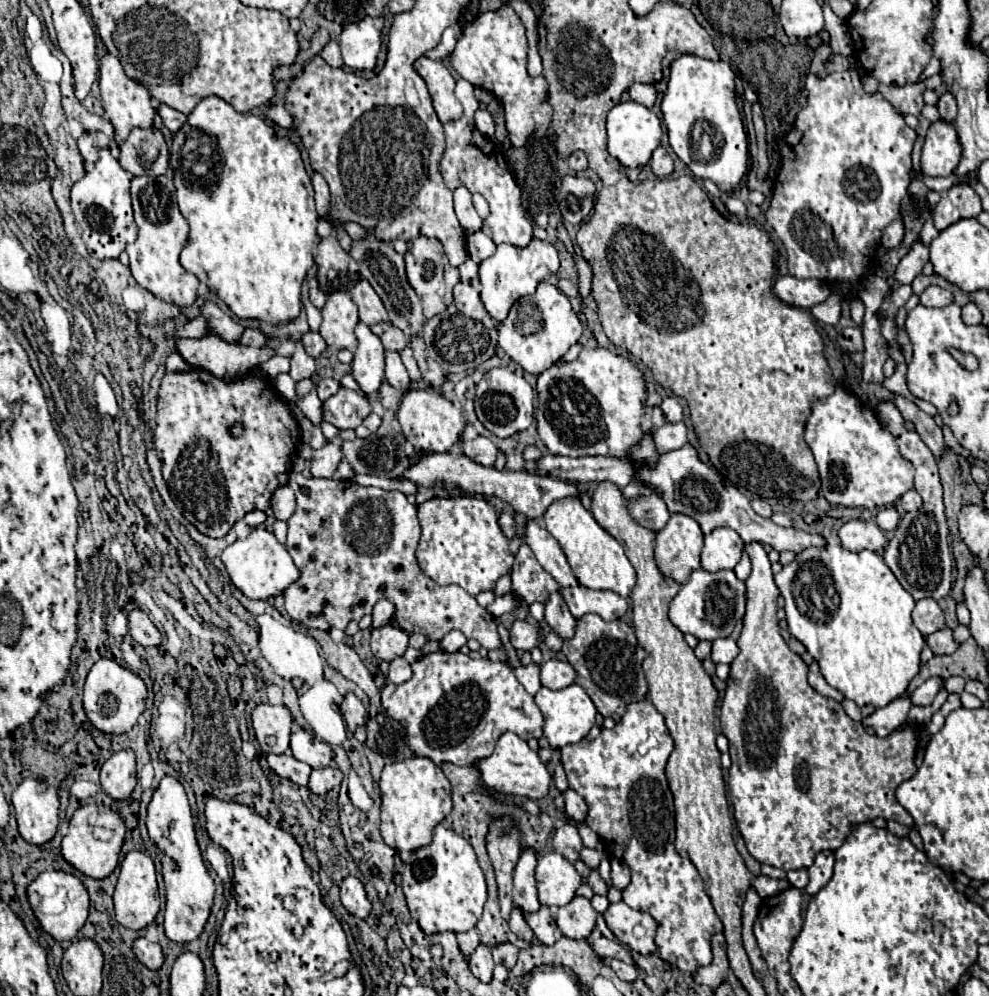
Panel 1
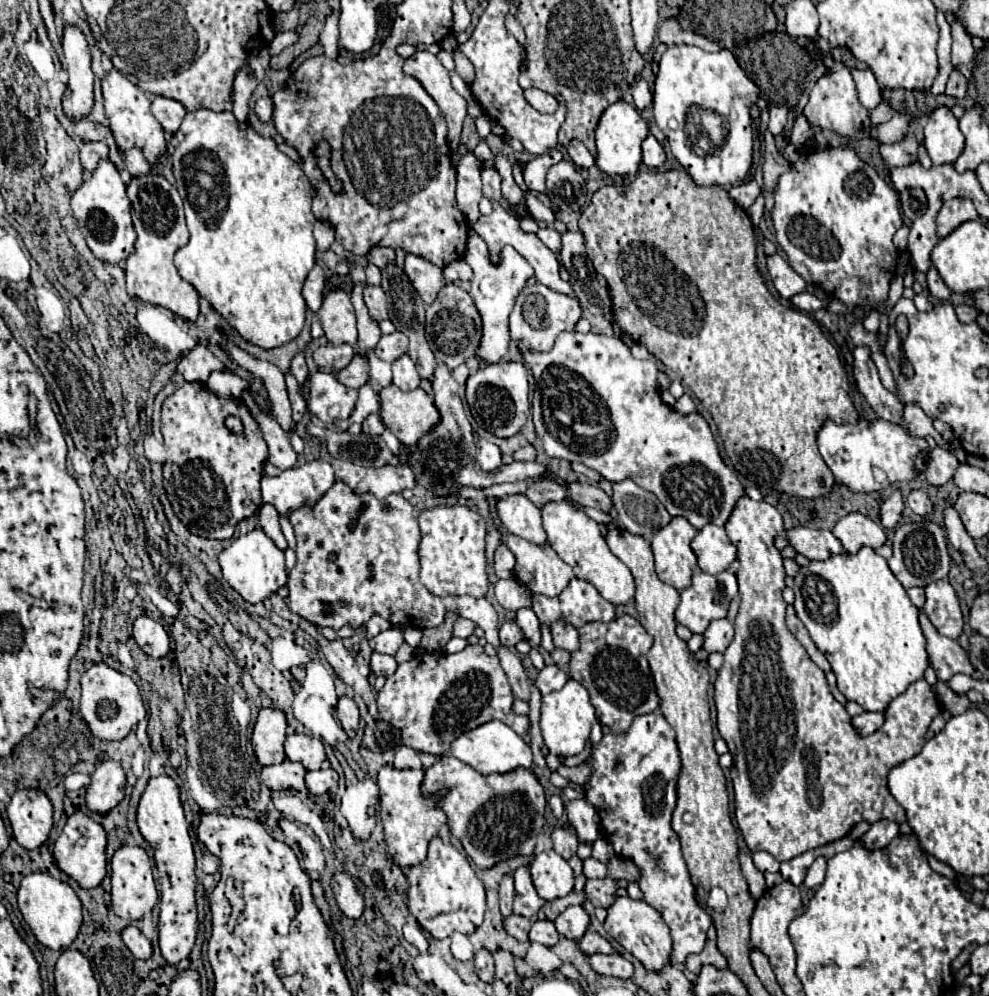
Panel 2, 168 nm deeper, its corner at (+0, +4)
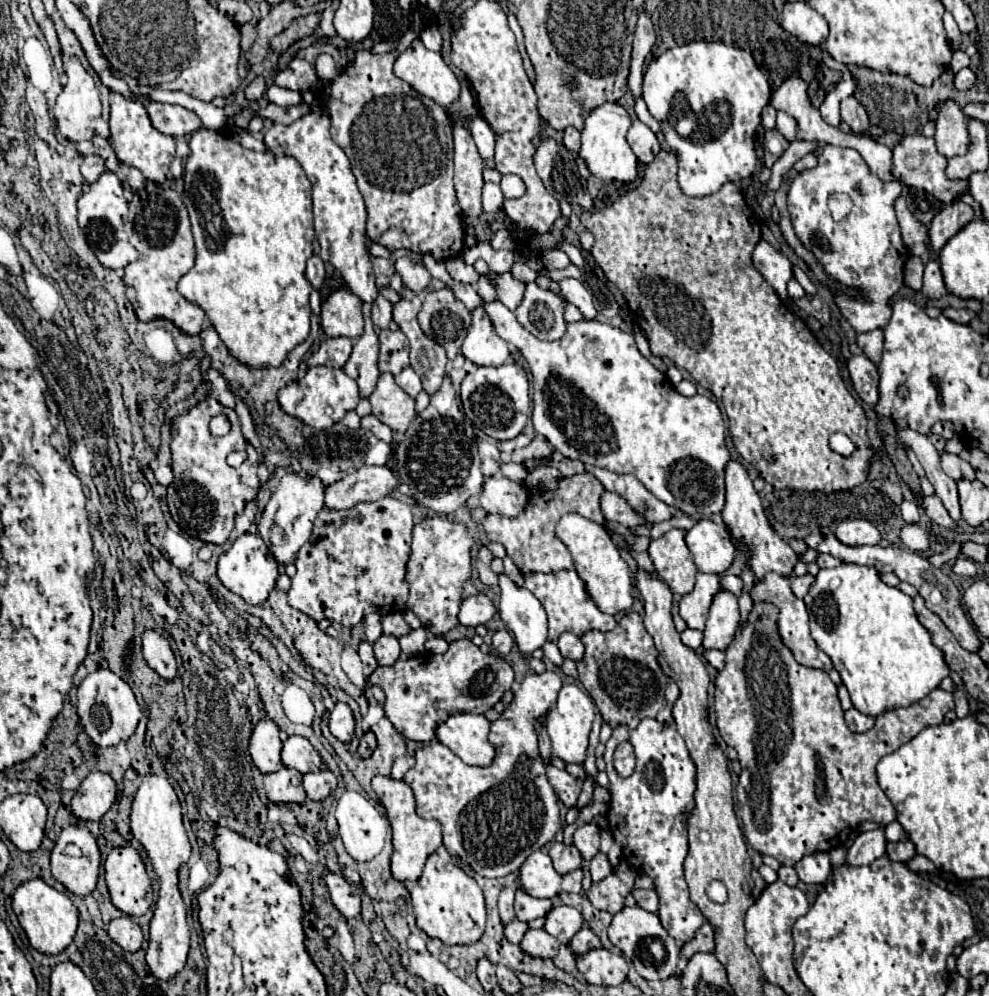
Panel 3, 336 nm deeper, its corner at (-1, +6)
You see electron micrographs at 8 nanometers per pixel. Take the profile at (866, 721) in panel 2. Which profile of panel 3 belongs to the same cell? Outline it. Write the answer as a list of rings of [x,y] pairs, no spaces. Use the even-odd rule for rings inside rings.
[[[848,709],[846,713],[844,713],[844,717],[846,717],[846,723],[848,723],[848,727],[854,731],[854,733],[864,733],[864,731],[870,731],[872,727],[874,727],[874,717],[870,717],[870,715],[864,715],[864,713],[860,713],[858,709]]]

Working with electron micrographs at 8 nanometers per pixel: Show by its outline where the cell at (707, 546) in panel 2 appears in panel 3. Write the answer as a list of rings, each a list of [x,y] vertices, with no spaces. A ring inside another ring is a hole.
[[[700,519],[686,533],[686,545],[696,567],[704,573],[724,573],[736,555],[728,529],[714,519]]]

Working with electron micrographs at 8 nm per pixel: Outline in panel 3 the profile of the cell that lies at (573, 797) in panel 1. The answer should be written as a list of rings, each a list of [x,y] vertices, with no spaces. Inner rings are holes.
[[[594,821],[576,829],[574,845],[578,847],[584,861],[590,861],[600,851],[600,831],[602,831],[600,825],[596,825]]]

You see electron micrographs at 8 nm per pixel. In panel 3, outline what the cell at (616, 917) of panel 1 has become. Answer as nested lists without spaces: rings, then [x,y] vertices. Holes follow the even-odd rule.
[[[638,905],[624,907],[612,917],[612,923],[608,927],[610,941],[622,949],[622,953],[634,963],[636,971],[644,979],[668,979],[676,973],[676,963],[680,959],[680,947],[676,941],[666,933],[656,913],[650,913]]]

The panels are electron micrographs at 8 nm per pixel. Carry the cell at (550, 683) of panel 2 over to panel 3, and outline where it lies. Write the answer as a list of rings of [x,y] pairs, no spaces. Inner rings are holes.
[[[544,671],[542,675],[534,673],[520,683],[520,689],[514,693],[514,701],[508,705],[502,717],[492,723],[490,739],[496,747],[496,759],[490,767],[466,765],[454,753],[442,753],[442,743],[432,741],[430,745],[416,751],[416,765],[404,775],[404,781],[412,787],[416,797],[416,813],[424,819],[438,819],[448,853],[458,855],[482,877],[504,877],[520,869],[530,853],[542,849],[560,829],[558,799],[546,779],[544,761],[540,757],[538,737],[534,731],[534,721],[544,717],[556,703],[560,687],[562,679],[556,671]]]

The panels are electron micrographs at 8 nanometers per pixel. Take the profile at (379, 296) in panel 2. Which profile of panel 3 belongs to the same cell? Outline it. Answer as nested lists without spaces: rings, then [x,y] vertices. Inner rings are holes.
[[[378,295],[378,299],[372,303],[372,321],[382,329],[386,329],[392,321],[392,303],[382,295]]]

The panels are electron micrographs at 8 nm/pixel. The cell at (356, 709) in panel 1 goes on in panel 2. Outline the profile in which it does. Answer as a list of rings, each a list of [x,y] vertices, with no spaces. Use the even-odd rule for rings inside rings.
[[[341,697],[337,703],[337,717],[339,717],[347,737],[353,739],[357,733],[357,725],[359,725],[359,709],[357,709],[355,701],[349,697]]]

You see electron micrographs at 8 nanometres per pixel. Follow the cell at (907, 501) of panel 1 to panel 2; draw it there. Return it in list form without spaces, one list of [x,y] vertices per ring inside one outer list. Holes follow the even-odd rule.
[[[911,491],[909,497],[907,497],[907,505],[911,507],[913,513],[925,517],[925,515],[931,515],[935,511],[929,495],[925,491]]]

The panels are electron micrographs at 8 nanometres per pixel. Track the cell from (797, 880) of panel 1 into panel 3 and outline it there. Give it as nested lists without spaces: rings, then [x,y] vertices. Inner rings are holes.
[[[780,867],[778,869],[778,877],[780,877],[780,881],[784,881],[786,885],[790,885],[790,887],[794,887],[796,883],[798,883],[798,875],[796,875],[796,871],[794,871],[794,867]]]

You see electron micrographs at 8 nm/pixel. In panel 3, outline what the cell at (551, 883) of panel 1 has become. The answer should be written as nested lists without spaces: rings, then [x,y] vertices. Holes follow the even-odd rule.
[[[546,849],[532,853],[520,867],[520,883],[532,897],[556,897],[562,893],[562,875],[554,871]]]

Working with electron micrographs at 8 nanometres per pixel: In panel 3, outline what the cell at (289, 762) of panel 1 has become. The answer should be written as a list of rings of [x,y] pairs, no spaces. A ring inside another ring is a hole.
[[[282,767],[270,775],[264,775],[264,789],[274,803],[304,803],[306,791],[302,787],[302,773],[290,767]]]

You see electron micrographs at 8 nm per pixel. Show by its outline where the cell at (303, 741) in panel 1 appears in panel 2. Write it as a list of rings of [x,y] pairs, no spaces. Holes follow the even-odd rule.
[[[299,733],[287,735],[285,755],[289,761],[301,763],[307,771],[319,769],[321,763],[325,761],[323,743],[315,737],[307,737],[307,735],[299,735]]]

